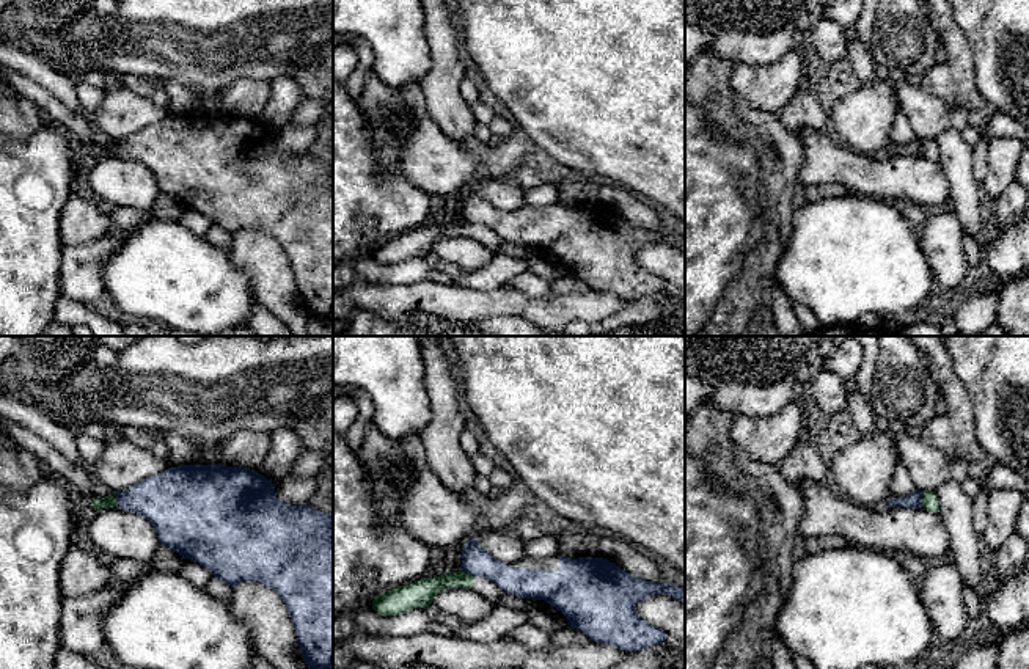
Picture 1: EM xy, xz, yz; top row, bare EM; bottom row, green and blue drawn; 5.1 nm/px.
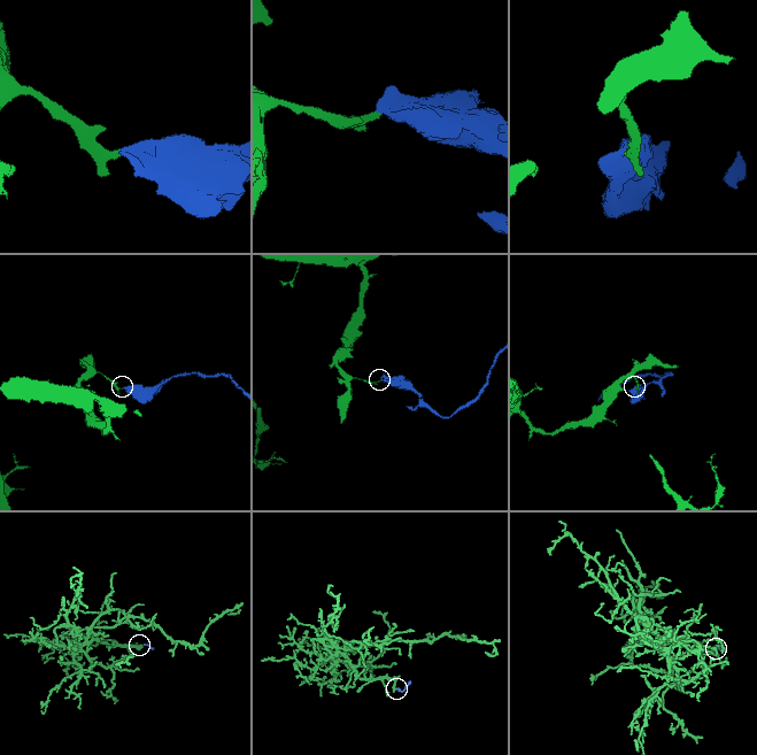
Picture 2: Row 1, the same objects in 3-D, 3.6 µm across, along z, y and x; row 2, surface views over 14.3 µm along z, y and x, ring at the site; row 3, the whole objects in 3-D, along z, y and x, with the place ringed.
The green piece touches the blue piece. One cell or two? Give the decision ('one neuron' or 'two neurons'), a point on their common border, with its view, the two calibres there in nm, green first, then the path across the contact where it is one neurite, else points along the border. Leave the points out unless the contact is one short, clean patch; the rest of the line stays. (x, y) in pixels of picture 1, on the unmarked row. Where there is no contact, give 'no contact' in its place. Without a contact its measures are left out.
two neurons; meets green in xz at (467, 222); 130 nm thick on the green side, 150 nm on the other; border along xz (461, 217), (475, 223)

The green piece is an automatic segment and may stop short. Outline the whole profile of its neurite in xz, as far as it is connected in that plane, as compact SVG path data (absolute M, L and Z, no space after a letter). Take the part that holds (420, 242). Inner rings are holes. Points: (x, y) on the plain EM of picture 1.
M462 218L434 226L421 226L412 232L393 236L372 248L372 258L382 264L397 264L416 256L427 258L443 237L465 236L481 242L496 254L514 256L526 264L528 272L551 281L569 276L567 265L545 248L523 247L501 239L490 228Z

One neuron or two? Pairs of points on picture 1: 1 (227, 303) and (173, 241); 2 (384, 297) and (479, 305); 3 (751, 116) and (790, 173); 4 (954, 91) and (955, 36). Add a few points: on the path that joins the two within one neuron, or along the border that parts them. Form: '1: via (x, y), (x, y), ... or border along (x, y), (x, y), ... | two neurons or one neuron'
1: via (220, 288), (189, 256) | one neuron
2: via (407, 297), (434, 297), (456, 303) | one neuron
3: via (767, 123), (790, 146), (790, 157) | one neuron
4: via (955, 77), (955, 51) | one neuron

